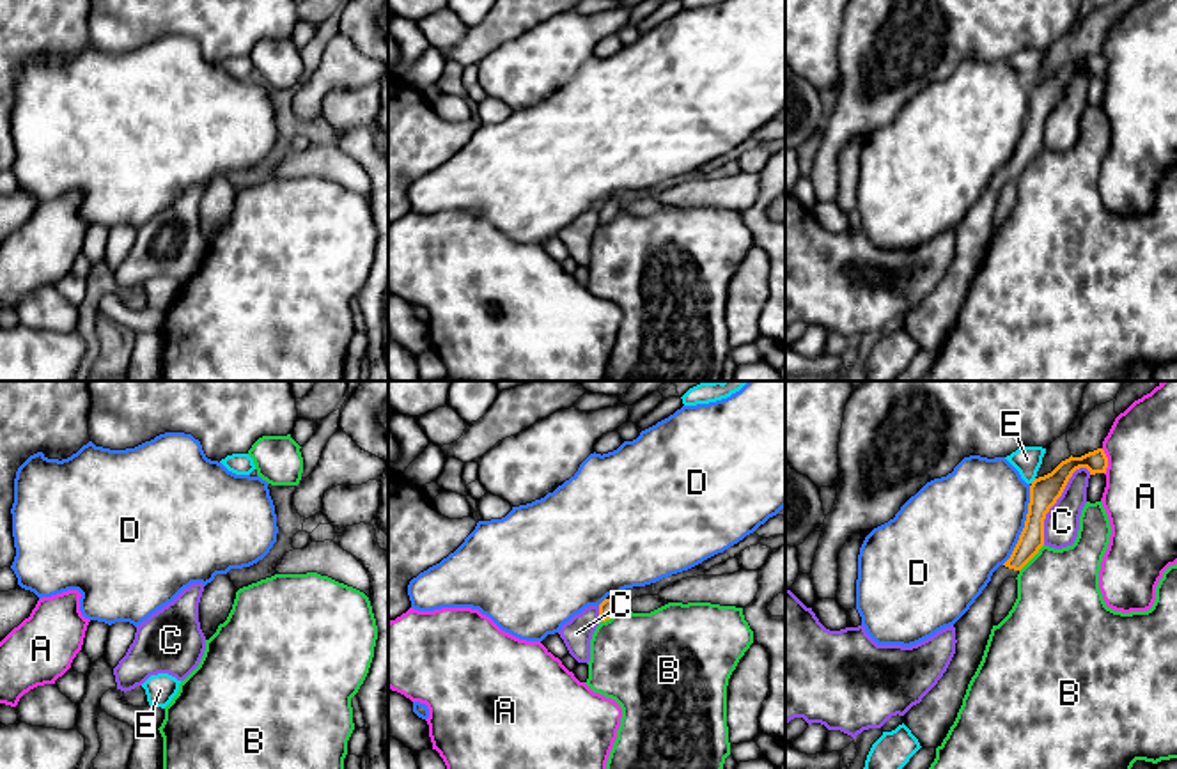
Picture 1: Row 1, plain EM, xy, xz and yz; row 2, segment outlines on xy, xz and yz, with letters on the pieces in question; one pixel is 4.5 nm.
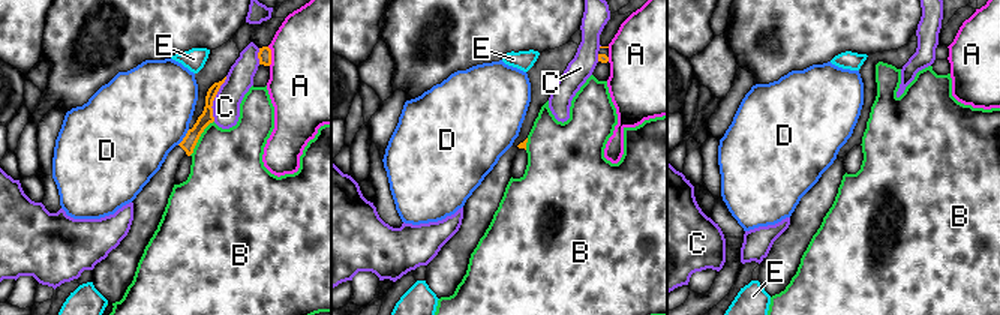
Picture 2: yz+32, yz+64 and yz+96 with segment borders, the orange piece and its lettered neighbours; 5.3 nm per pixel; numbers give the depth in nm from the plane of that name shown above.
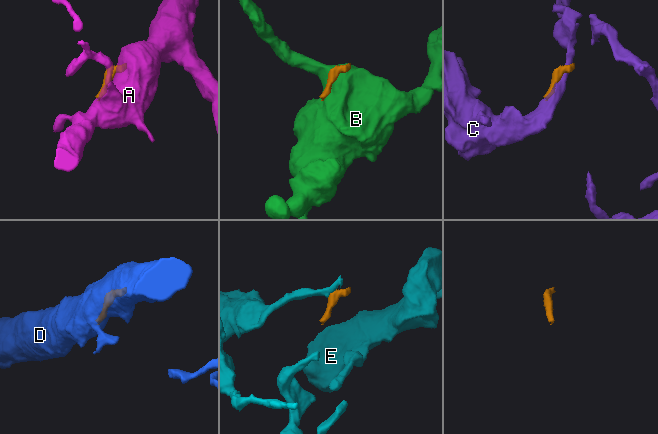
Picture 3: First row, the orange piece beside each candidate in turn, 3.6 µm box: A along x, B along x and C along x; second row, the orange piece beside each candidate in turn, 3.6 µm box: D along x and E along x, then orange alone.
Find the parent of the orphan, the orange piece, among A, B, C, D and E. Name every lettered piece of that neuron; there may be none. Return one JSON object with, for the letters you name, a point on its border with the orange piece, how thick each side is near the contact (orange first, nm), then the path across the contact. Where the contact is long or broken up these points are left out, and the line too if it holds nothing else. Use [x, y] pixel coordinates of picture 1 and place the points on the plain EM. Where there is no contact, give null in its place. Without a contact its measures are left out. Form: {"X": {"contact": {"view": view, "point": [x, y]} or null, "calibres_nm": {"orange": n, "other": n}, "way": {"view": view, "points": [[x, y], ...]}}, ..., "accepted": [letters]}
{"accepted": []}

